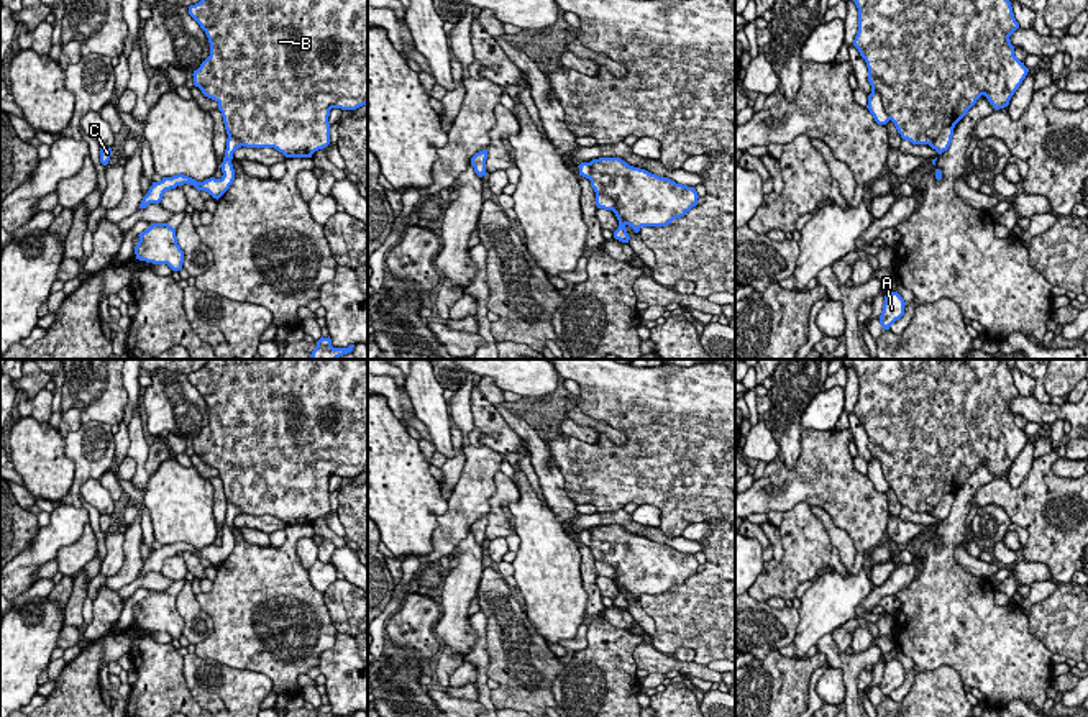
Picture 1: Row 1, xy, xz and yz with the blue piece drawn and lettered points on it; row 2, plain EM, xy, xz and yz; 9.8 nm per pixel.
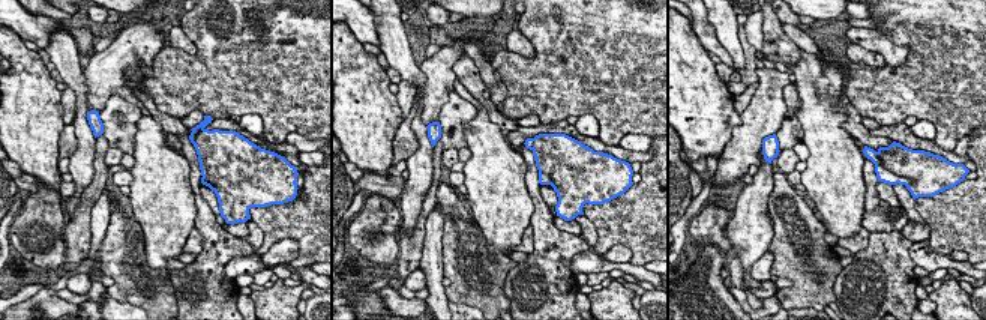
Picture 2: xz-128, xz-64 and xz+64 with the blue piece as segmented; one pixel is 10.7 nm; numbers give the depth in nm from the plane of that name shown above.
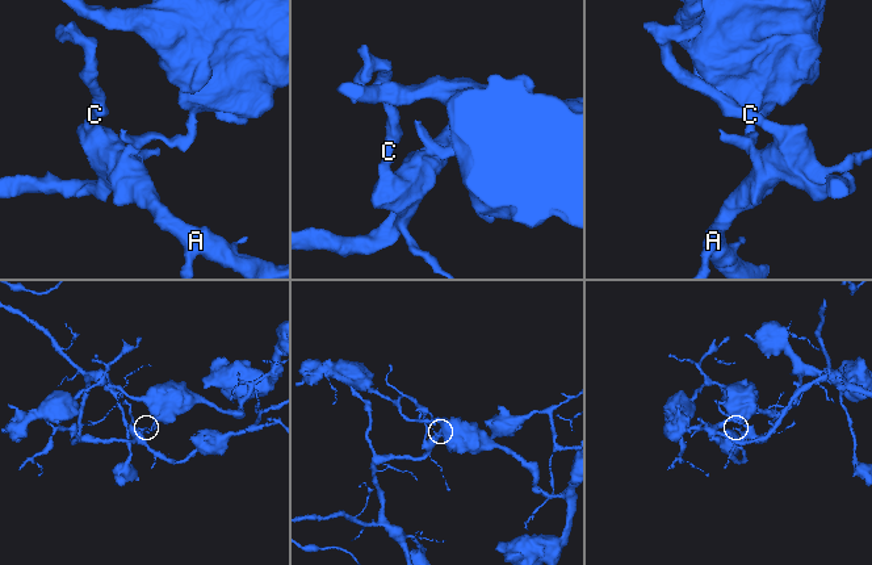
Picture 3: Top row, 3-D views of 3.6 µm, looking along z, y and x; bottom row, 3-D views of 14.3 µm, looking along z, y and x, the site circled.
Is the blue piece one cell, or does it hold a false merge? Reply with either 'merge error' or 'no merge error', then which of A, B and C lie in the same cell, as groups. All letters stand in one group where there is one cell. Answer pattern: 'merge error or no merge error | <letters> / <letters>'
merge error | A C / B

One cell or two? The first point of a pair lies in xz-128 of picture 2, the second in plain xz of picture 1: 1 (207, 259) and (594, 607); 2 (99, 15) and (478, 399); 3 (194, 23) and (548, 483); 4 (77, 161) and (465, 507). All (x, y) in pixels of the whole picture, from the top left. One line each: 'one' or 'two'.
1: one
2: two
3: two
4: two

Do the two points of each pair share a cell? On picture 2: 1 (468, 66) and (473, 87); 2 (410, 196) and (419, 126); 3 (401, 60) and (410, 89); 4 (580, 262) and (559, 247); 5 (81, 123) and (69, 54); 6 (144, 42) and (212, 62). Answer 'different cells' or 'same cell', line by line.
1: same cell
2: same cell
3: different cells
4: different cells
5: same cell
6: different cells

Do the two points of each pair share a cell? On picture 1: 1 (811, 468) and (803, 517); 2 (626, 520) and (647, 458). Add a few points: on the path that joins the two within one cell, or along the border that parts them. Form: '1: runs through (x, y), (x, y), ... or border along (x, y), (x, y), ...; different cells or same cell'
1: border along (811, 506), (798, 502), (783, 514); different cells
2: border along (622, 507), (598, 512); different cells

